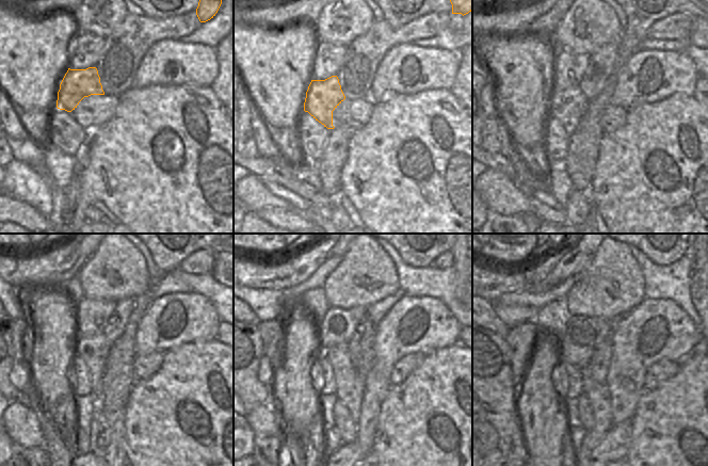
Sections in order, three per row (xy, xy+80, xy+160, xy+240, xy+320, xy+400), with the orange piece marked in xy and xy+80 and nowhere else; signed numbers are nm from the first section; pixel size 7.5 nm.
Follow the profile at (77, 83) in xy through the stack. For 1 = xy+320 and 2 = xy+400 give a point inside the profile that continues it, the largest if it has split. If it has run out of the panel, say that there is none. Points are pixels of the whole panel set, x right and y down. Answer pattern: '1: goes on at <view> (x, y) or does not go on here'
1: goes on at xy+320 (350, 385)
2: goes on at xy+400 (598, 396)

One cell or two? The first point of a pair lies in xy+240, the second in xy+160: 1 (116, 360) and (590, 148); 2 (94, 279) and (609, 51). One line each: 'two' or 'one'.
1: one
2: two

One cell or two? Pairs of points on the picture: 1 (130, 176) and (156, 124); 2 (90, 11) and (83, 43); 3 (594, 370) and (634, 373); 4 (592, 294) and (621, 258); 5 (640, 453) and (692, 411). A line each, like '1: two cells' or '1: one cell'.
1: one cell
2: two cells
3: two cells
4: one cell
5: one cell

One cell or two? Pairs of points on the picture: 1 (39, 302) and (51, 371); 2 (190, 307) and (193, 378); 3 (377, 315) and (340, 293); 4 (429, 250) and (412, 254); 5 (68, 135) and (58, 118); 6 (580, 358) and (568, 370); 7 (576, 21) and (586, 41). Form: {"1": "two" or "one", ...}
{"1": "one", "2": "two", "3": "two", "4": "one", "5": "one", "6": "two", "7": "one"}

